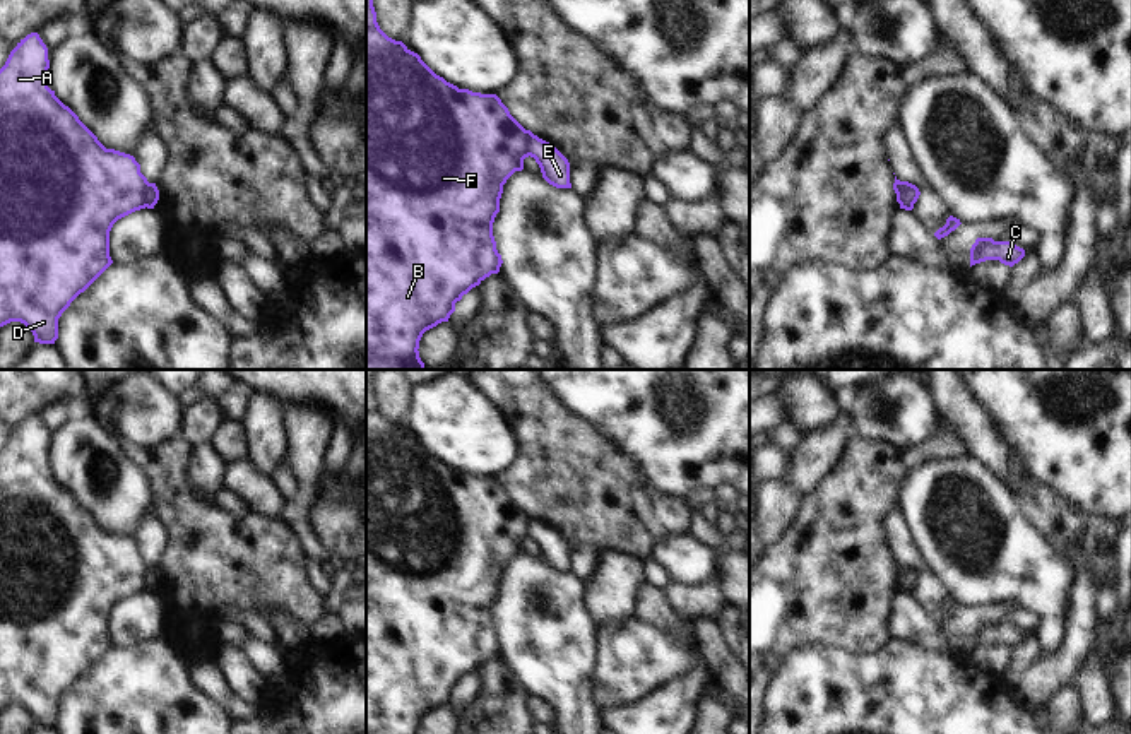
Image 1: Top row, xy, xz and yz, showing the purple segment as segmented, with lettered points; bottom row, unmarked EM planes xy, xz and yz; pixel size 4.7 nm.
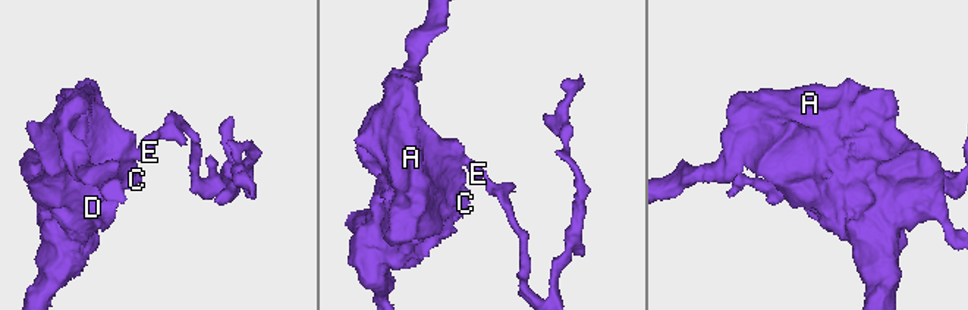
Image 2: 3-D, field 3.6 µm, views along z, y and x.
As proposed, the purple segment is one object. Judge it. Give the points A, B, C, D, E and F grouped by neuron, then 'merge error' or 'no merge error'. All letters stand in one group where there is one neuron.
A B C D F / E; merge error

